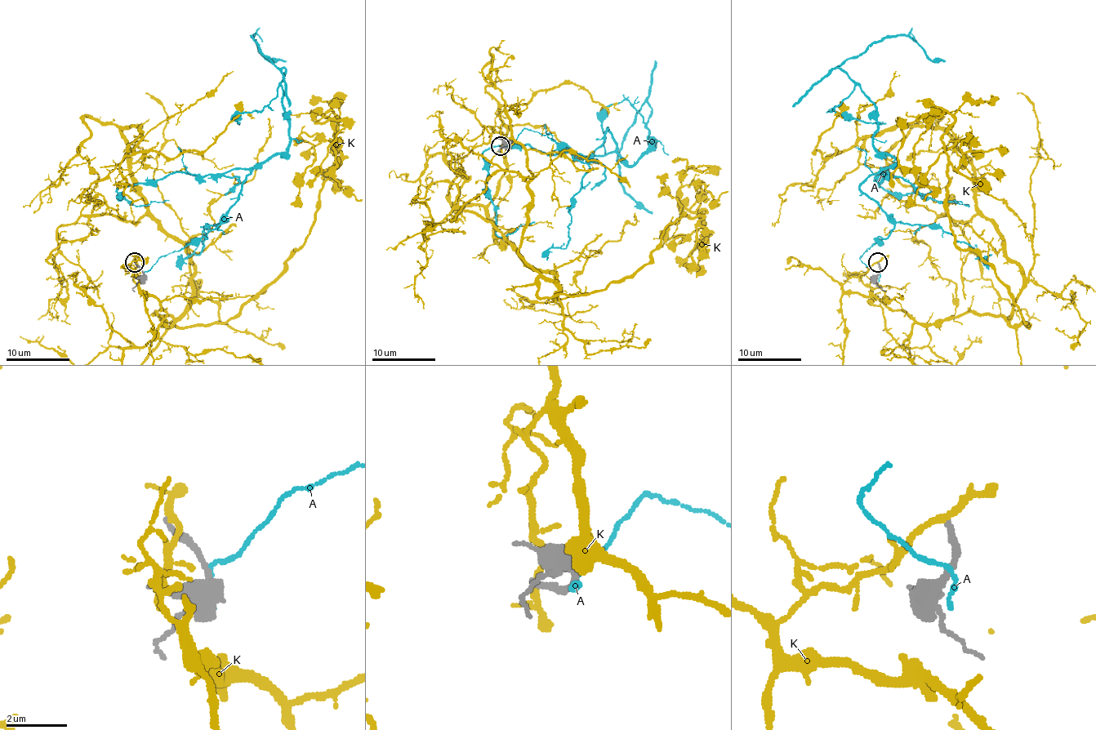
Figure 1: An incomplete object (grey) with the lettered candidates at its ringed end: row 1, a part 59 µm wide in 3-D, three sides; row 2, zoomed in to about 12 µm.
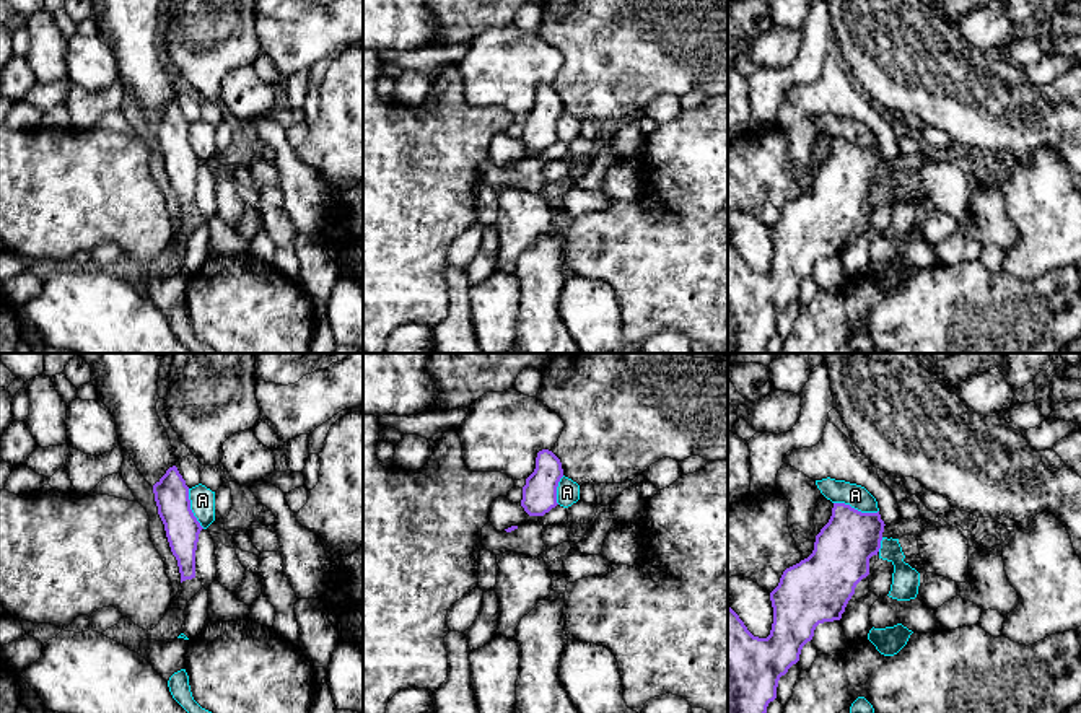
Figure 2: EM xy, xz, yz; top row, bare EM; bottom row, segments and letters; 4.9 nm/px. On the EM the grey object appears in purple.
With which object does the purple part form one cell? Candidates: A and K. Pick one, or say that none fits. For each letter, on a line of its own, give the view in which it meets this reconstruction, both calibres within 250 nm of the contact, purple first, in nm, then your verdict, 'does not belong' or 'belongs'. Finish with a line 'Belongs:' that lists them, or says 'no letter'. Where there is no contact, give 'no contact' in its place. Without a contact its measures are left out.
A: yz | 280/110 nm | does not belong
K: no contact | does not belong
Belongs: no letter

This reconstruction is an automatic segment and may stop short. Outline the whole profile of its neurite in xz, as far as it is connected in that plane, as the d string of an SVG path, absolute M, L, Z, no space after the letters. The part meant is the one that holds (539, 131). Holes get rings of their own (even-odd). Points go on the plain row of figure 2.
M542 85L536 93L536 104L523 122L521 142L529 151L544 151L557 138L557 122L563 112L560 94L549 85Z

